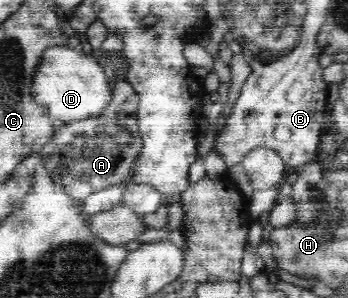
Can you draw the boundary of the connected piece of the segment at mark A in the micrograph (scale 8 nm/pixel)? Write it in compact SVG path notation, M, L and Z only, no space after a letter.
M114 74L114 100L98 116L71 121L59 130L55 141L40 153L41 166L50 181L66 192L74 203L82 203L92 190L106 189L135 180L143 151L142 133L138 125L138 94L125 74Z

